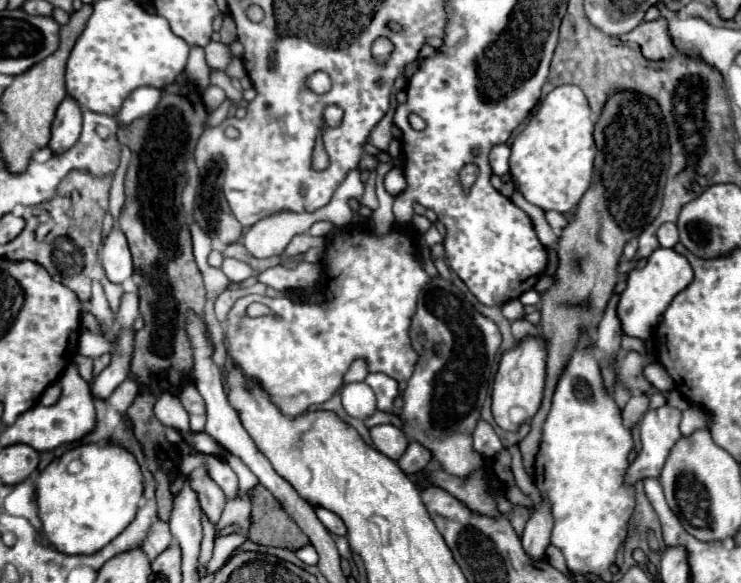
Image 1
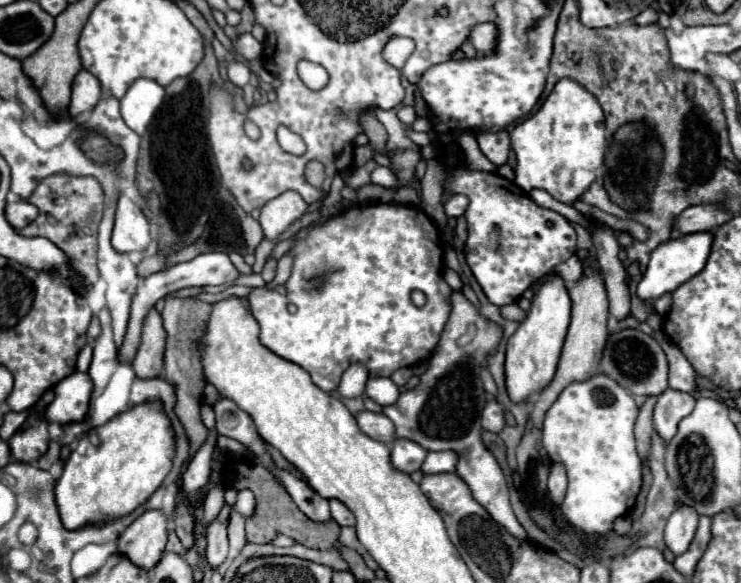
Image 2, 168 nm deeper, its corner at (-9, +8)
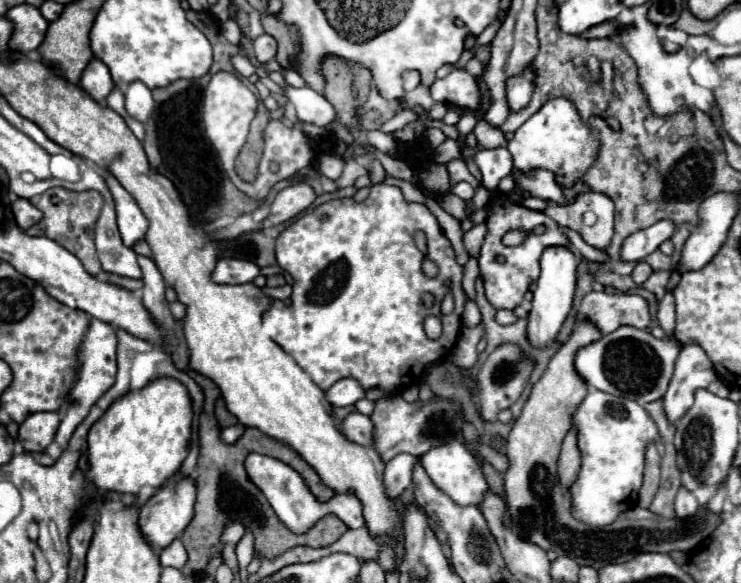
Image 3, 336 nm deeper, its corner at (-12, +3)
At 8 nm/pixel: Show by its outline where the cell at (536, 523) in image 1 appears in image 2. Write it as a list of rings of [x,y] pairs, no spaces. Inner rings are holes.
[[[555,463],[551,467],[551,475],[549,475],[549,495],[553,497],[555,505],[561,505],[563,497],[567,491],[567,475],[565,475],[565,465],[563,463]]]

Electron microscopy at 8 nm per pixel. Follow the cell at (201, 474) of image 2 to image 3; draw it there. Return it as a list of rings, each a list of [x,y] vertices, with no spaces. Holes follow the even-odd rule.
[[[236,424],[236,426],[230,426],[230,428],[224,428],[222,434],[220,434],[220,440],[222,440],[224,444],[234,444],[234,442],[242,436],[244,430],[246,430],[246,428],[244,428],[242,424]]]

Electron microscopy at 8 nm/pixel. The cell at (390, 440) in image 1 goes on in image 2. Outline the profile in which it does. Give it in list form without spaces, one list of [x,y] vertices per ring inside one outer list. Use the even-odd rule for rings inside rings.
[[[359,411],[355,415],[355,421],[359,425],[359,429],[375,439],[375,441],[381,441],[385,445],[393,443],[395,437],[393,437],[393,423],[383,415],[383,413],[371,413],[371,411]]]

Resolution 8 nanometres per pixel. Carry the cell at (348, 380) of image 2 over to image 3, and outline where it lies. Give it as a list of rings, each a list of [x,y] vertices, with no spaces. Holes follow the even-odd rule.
[[[342,378],[326,392],[326,398],[332,406],[350,406],[362,400],[364,394],[366,392],[360,382],[356,382],[356,378]]]

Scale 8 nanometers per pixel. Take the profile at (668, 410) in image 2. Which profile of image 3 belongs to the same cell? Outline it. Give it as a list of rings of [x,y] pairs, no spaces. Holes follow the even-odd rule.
[[[698,344],[682,346],[668,392],[664,394],[664,412],[668,422],[676,424],[692,408],[696,390],[708,388],[716,378],[712,362]]]

